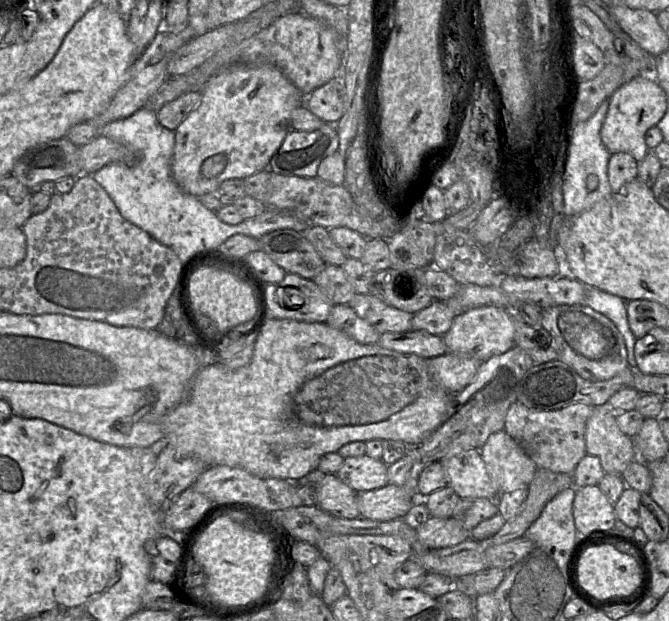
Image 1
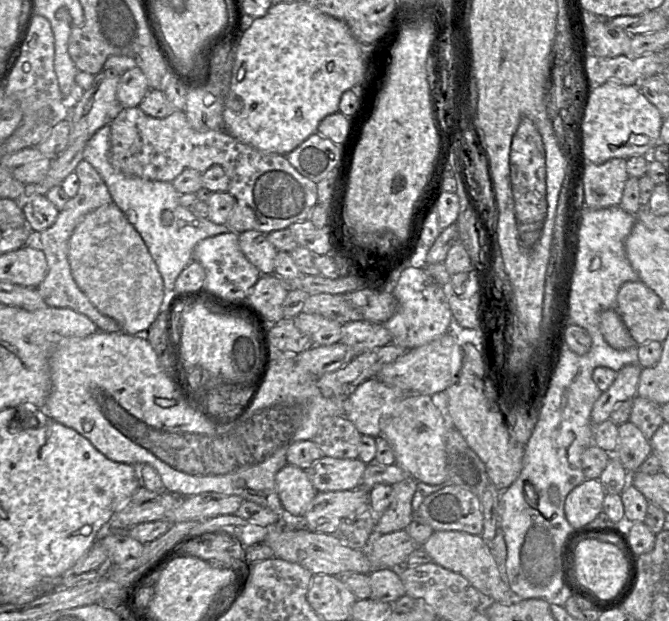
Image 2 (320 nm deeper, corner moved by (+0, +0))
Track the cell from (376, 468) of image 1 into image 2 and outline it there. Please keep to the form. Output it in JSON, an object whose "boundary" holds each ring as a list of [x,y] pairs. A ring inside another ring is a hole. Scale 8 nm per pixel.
{"boundary":[[[323,456],[306,472],[318,492],[344,491],[362,485],[366,466],[359,458],[339,459]]]}

